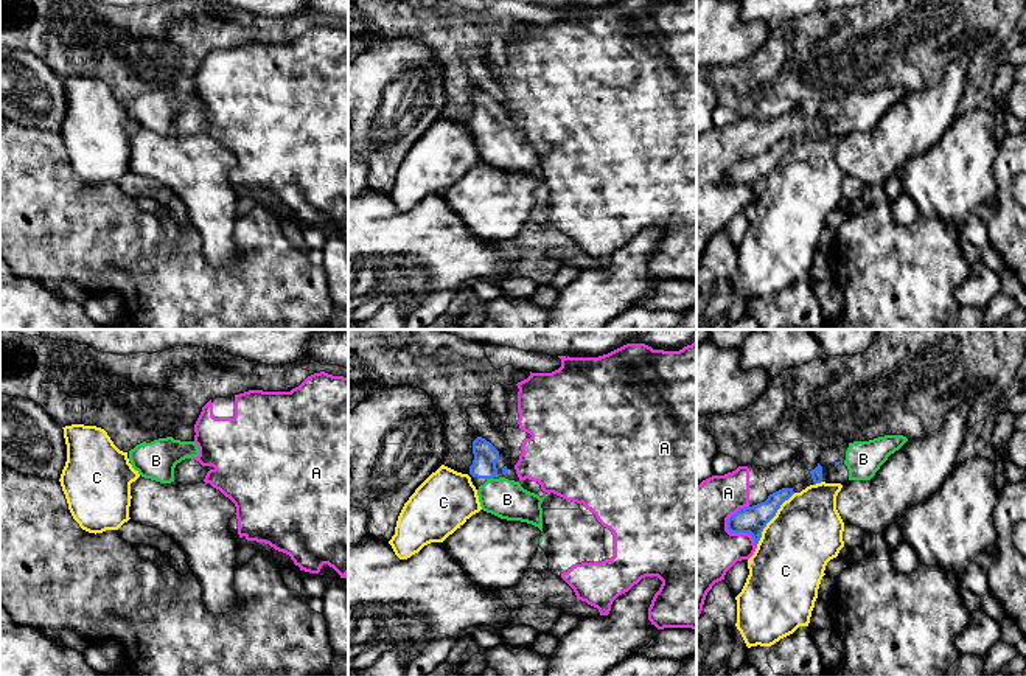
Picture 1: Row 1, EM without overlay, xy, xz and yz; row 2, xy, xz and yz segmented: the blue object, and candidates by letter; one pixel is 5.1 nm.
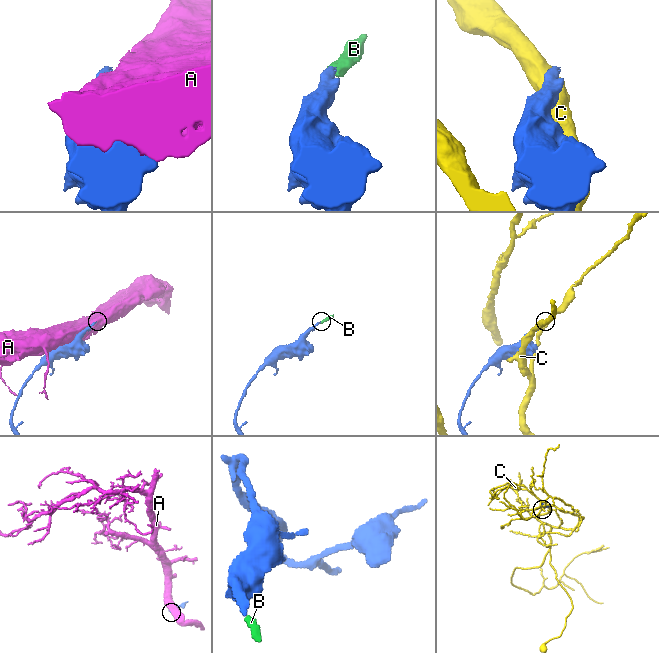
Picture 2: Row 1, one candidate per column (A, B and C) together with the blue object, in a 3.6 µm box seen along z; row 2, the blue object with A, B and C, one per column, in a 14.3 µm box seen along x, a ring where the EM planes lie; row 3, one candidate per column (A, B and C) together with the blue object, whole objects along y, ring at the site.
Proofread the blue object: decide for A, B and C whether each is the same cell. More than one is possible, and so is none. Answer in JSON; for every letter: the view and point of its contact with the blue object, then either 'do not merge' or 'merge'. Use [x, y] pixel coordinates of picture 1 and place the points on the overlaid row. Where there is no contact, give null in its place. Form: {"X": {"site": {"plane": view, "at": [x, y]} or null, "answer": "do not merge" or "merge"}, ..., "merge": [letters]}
{"A": {"site": {"plane": "yz", "at": [732, 532]}, "answer": "do not merge"}, "B": {"site": {"plane": "xz", "at": [490, 477]}, "answer": "merge"}, "C": {"site": {"plane": "yz", "at": [771, 518]}, "answer": "do not merge"}, "merge": ["B"]}

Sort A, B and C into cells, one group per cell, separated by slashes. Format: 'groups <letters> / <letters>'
groups A / B / C

